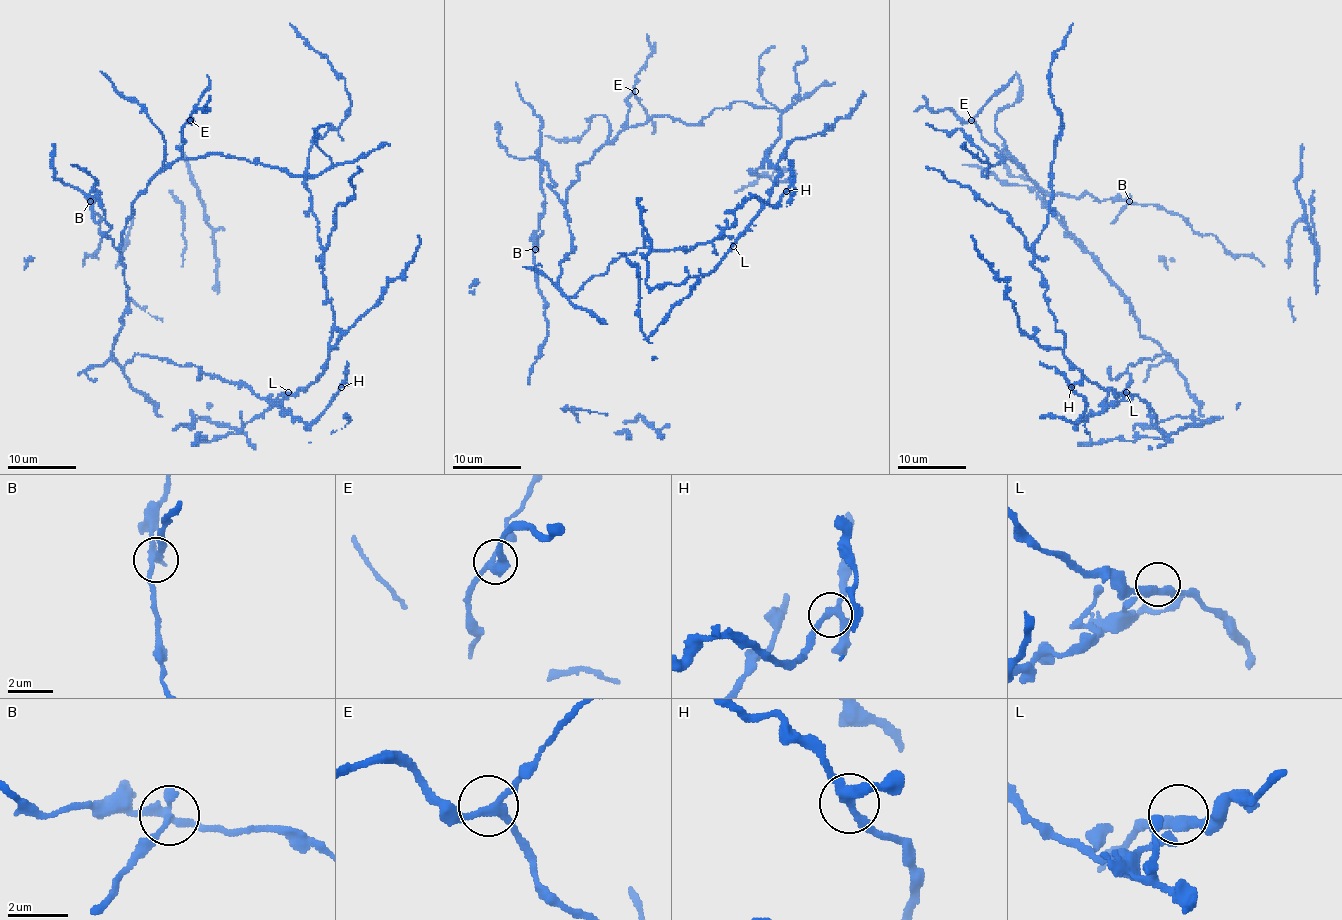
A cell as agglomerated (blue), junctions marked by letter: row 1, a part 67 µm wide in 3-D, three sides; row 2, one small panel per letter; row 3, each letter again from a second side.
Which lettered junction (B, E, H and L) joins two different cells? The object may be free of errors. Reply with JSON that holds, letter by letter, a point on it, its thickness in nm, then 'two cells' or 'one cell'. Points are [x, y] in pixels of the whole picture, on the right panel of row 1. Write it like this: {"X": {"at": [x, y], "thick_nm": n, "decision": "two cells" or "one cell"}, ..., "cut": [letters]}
{"B": {"at": [1129, 201], "thick_nm": 280, "decision": "two cells"}, "E": {"at": [971, 120], "thick_nm": 240, "decision": "one cell"}, "H": {"at": [1071, 387], "thick_nm": 280, "decision": "one cell"}, "L": {"at": [1126, 392], "thick_nm": 240, "decision": "one cell"}, "cut": ["B"]}

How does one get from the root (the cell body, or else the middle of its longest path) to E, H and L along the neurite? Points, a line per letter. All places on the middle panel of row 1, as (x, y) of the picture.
E: (559, 279), (560, 263), (573, 251), (567, 189), (578, 179), (578, 167), (626, 125), (628, 98), (635, 91)
H: (559, 279), (573, 298), (621, 256), (711, 243), (738, 206), (752, 198), (776, 205), (786, 191)
L: (559, 279), (557, 286), (573, 298), (592, 277), (638, 248), (692, 249), (726, 236), (733, 246)

